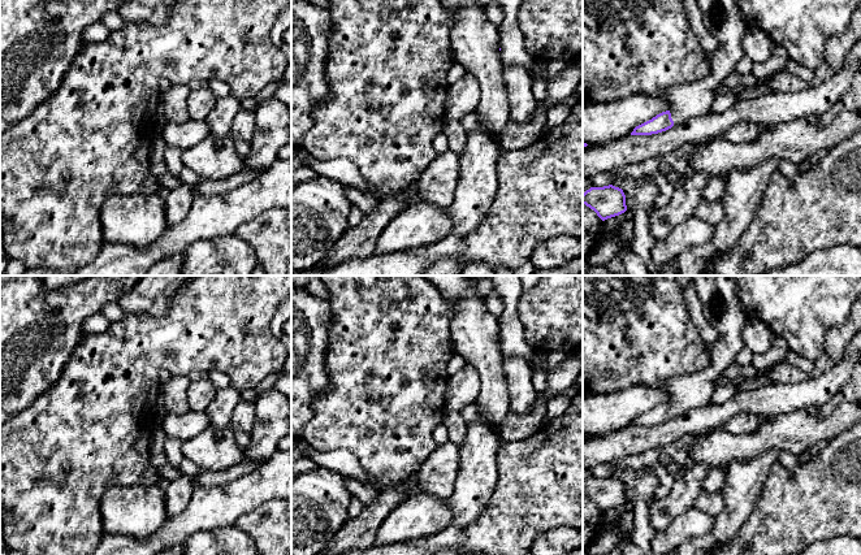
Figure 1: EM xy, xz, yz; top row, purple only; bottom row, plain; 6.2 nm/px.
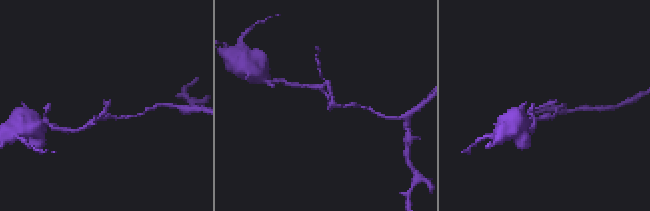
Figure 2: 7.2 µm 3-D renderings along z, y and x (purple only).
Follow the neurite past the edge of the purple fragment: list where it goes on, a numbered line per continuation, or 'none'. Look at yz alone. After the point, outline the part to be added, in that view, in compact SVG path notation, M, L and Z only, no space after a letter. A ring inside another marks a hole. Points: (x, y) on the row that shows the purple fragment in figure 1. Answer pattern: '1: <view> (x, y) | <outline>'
1: yz (723, 20) | M697 0L697 4L705 26L718 42L718 48L711 56L706 77L670 90L674 126L711 112L717 88L724 84L744 56L741 40L747 23L735 0Z

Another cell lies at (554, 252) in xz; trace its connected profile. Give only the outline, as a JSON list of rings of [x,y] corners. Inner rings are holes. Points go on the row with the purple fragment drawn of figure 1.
[[[557,235],[540,243],[531,256],[536,269],[549,270],[566,265],[583,255],[583,240],[567,235]]]

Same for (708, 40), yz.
[[[683,0],[683,5],[692,31],[698,38],[706,53],[709,56],[713,56],[713,53],[718,48],[718,42],[715,36],[705,26],[697,0]]]

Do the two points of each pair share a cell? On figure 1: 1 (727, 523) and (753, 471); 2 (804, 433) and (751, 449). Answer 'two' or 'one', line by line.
1: one
2: one

